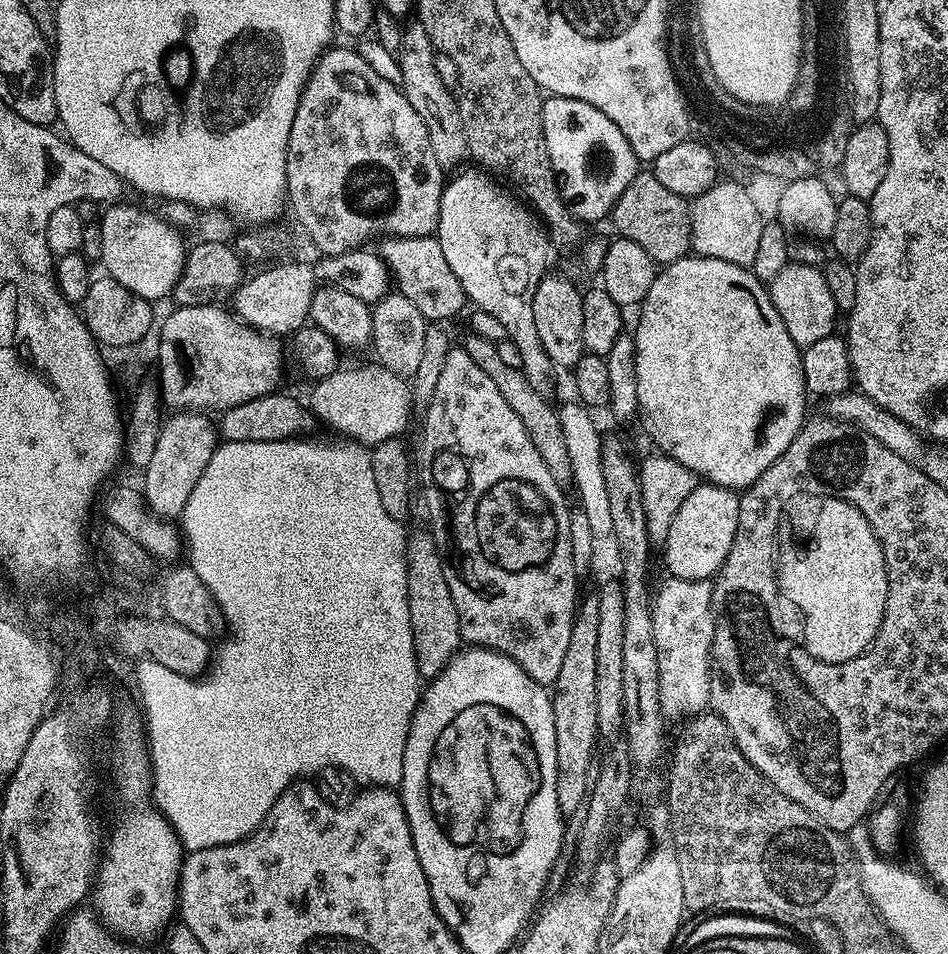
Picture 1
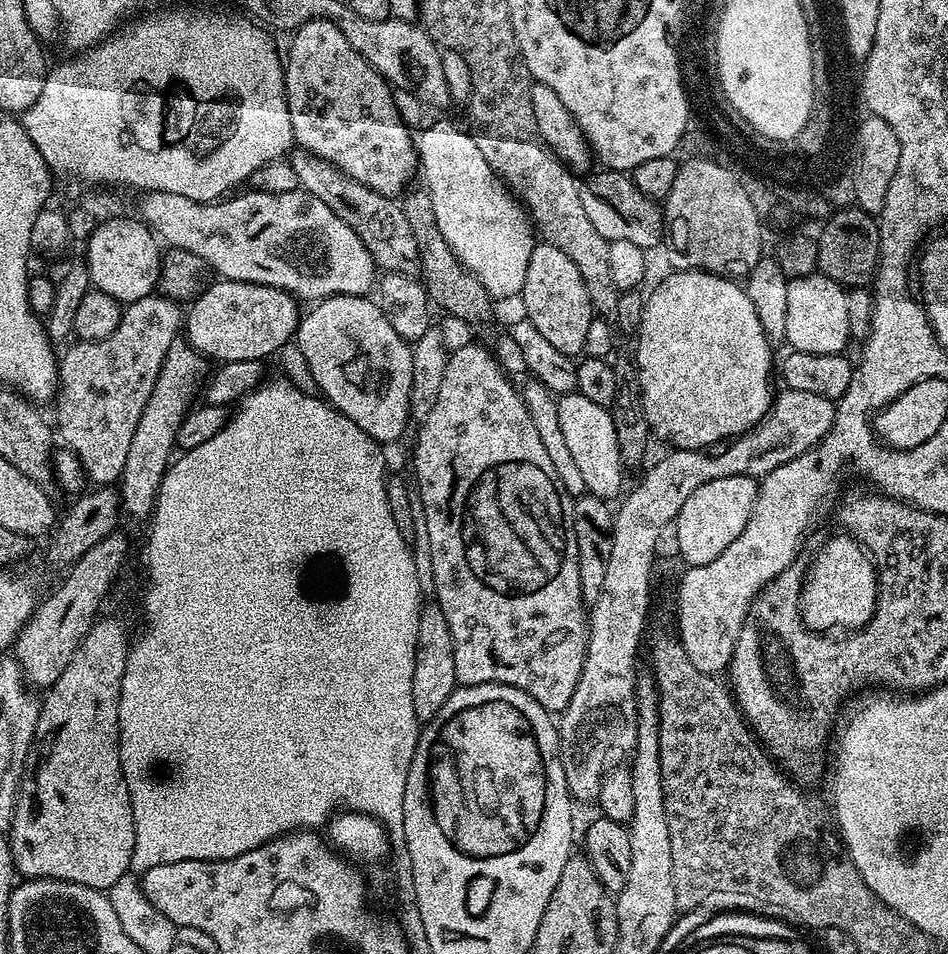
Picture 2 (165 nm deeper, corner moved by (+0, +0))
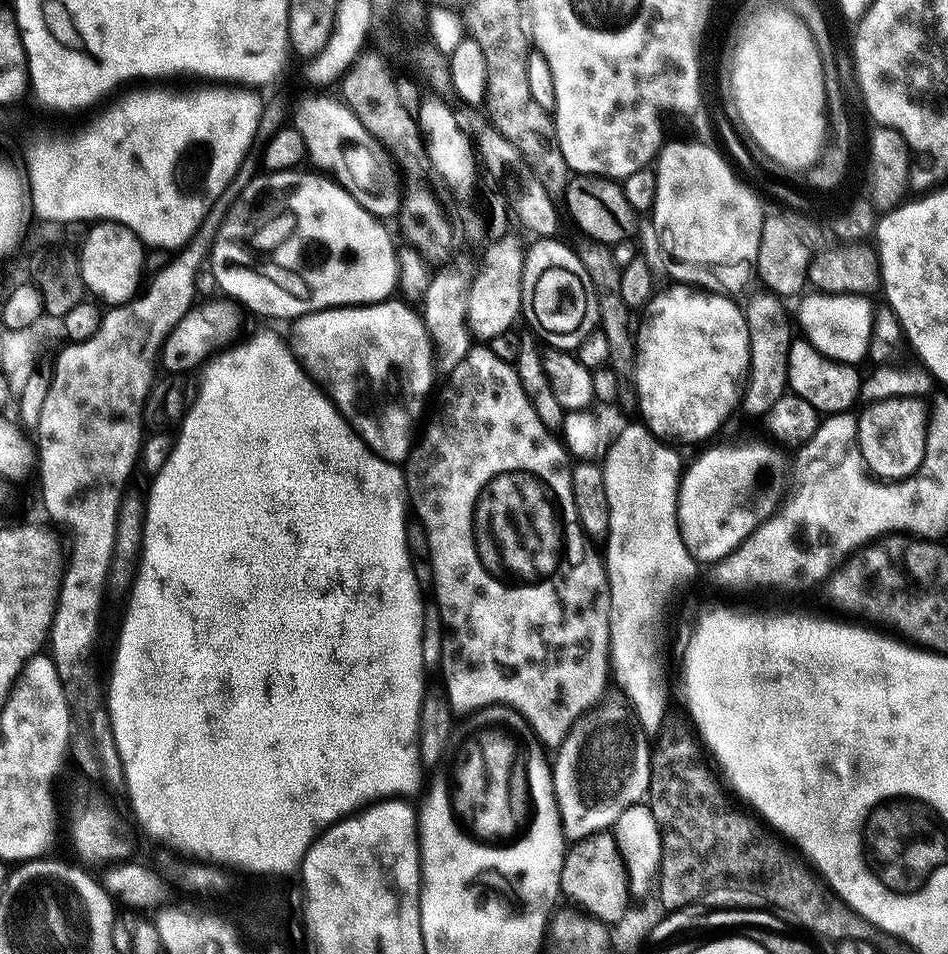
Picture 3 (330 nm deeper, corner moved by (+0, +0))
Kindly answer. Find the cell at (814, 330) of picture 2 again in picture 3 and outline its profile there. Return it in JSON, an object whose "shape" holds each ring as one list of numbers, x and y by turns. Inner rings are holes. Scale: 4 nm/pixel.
{"shape":[[813,291,796,308,796,316,800,319,803,339,811,342,823,356,837,360,843,364,859,365,868,354,872,345,872,318,874,304,864,294,851,292,833,292,825,294]]}

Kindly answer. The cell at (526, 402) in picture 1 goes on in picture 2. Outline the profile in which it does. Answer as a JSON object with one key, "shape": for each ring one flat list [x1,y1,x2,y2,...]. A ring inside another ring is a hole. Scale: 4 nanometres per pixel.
{"shape":[[424,190,411,192,409,191,403,197,402,207,404,217,410,222,410,230,418,242,420,251,418,268,421,273,424,271,422,280,427,287,429,301,435,307,437,304,442,310,441,313,464,319,471,326,486,323,494,305,487,290,483,288,480,279,464,267,463,262,456,257,454,250,447,244,446,238,442,236,428,192]]}

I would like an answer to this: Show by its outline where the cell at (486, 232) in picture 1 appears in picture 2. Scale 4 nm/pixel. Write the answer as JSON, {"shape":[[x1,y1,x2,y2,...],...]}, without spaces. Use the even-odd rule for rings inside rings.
{"shape":[[438,122,418,138,420,166,422,172,424,168,438,228,464,267,480,279,491,299,517,297,524,289,536,238,515,197,486,162,475,139,464,132,448,122]]}

